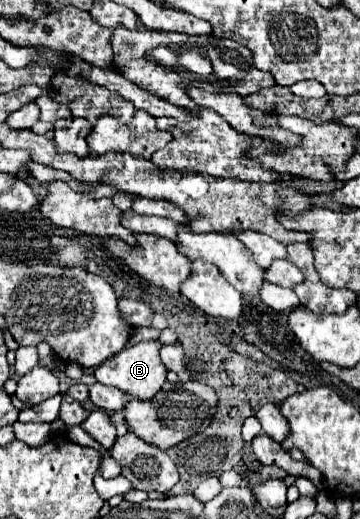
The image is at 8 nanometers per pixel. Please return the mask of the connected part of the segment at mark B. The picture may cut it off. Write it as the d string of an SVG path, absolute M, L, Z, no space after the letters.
M143 341L131 347L125 347L123 351L115 353L105 363L101 363L93 375L99 383L117 387L135 399L143 399L143 401L151 399L151 395L155 395L165 383L165 373L167 373L165 365L159 359L159 347L161 347L159 341Z

